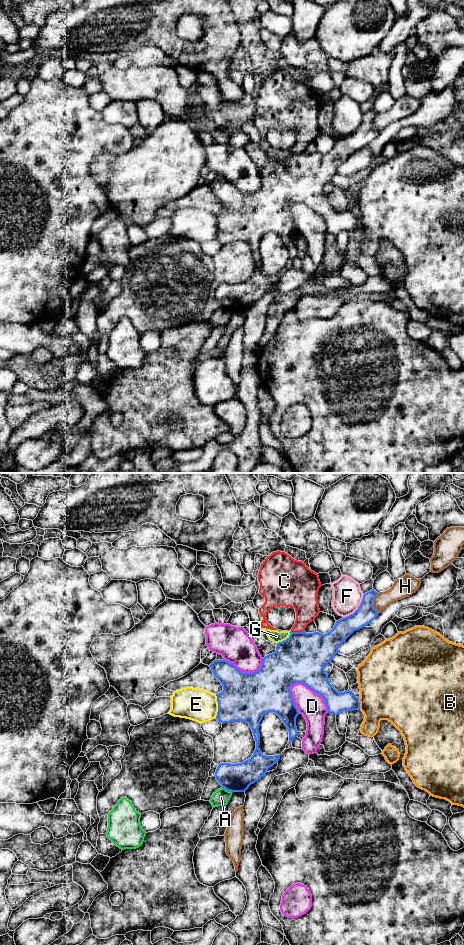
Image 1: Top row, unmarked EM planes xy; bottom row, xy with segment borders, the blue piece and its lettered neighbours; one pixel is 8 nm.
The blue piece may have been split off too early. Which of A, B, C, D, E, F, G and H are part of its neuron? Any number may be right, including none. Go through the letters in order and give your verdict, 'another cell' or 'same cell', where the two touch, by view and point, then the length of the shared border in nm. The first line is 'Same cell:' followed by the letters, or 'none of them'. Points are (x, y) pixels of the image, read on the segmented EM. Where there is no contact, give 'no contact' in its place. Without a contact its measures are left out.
Same cell: none of them
A: another cell | xy (227, 789) | 100 nm
B: another cell | xy (359, 704) | 100 nm
C: another cell | xy (297, 632) | 100 nm
D: another cell | xy (313, 690) | 380 nm
E: another cell | xy (218, 706) | 200 nm
F: another cell | xy (358, 607) | 240 nm
G: another cell | xy (284, 640) | 160 nm
H: another cell | xy (372, 602) | 170 nm

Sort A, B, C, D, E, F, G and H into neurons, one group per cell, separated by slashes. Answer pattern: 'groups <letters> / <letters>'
groups A / B / C G / D / E / F / H

